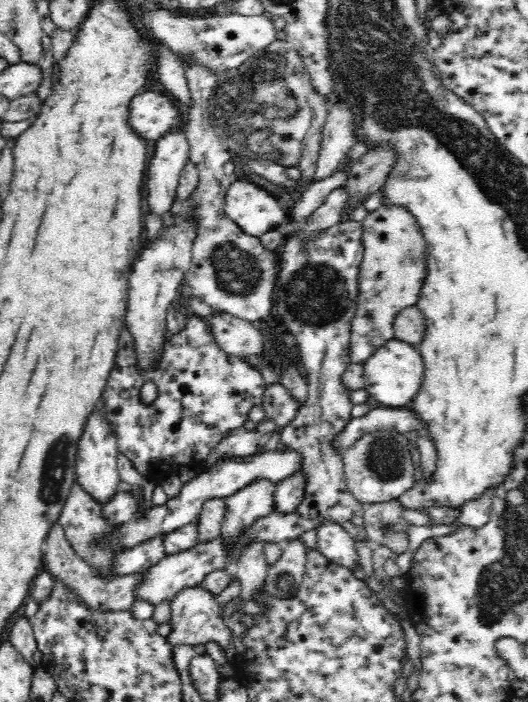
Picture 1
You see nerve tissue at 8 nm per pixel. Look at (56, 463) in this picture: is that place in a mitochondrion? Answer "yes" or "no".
yes

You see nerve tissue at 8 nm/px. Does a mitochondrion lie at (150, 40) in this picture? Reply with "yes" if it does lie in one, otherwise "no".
no

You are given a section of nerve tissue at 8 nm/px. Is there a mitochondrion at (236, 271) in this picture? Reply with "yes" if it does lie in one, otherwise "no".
yes

